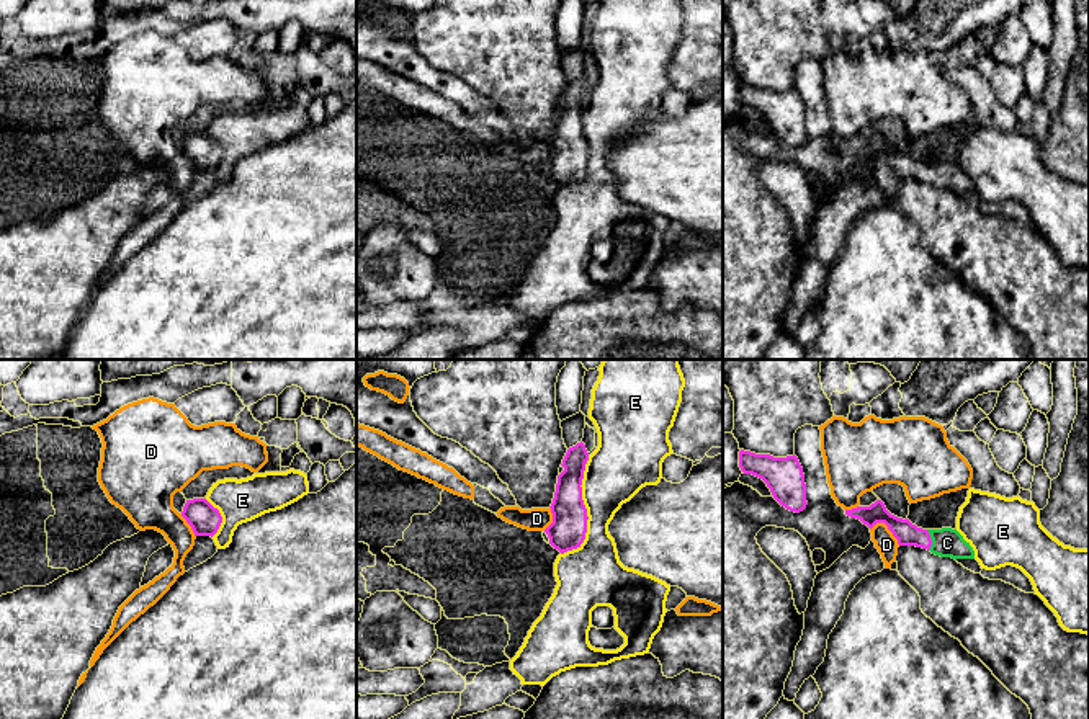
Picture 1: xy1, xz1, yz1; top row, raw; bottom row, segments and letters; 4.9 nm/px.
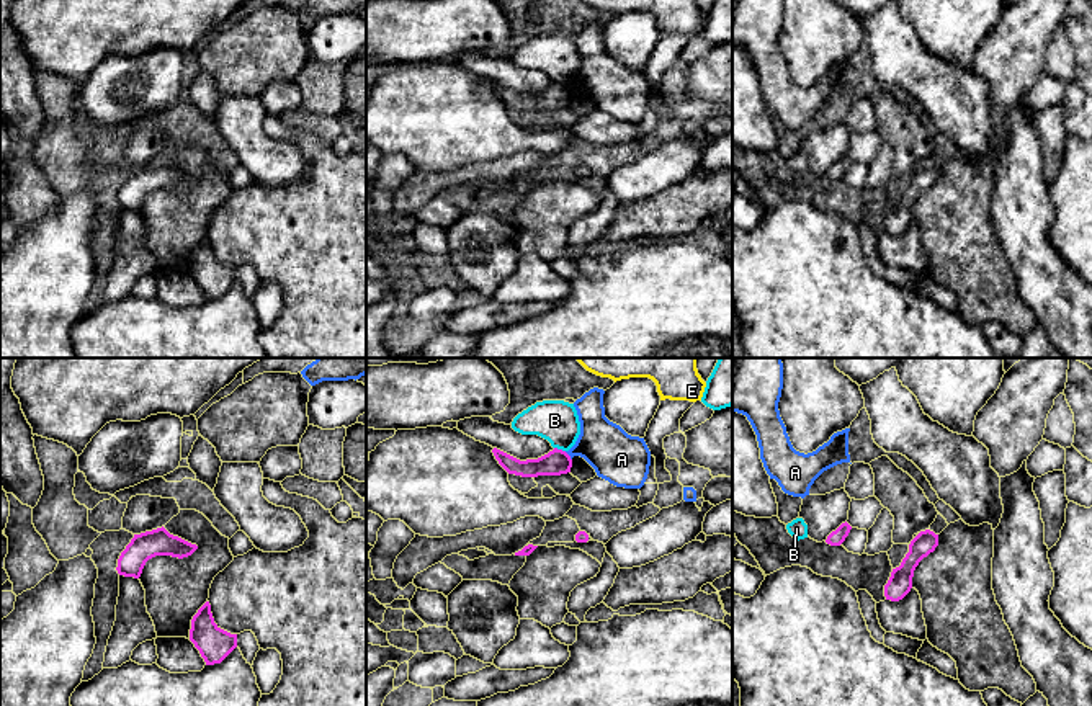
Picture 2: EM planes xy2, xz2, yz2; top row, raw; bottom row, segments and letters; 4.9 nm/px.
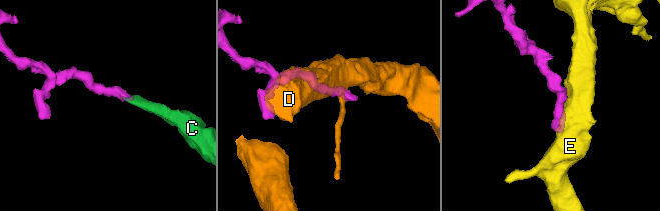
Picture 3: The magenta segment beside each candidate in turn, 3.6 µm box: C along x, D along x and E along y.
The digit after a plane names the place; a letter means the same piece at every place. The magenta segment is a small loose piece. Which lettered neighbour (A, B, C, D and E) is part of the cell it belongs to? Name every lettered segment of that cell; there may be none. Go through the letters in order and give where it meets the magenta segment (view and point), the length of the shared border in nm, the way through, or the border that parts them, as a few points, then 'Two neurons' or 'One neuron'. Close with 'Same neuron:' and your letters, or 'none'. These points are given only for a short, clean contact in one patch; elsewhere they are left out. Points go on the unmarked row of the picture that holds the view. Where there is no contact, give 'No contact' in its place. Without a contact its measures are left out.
A: Touches magenta at xz2 (569, 90). Shared border 60 nm. Boundary: xz2 (564, 85), (571, 93). Two neurons
B: Touches magenta at xz2 (559, 84). Shared border 60 nm. Boundary: xz2 (554, 80), (564, 85). Two neurons
C: Touches magenta at yz1 (931, 174). Shared border 110 nm. Path across: yz1 (906, 167), (931, 174), (947, 177). One neuron
D: Touches magenta at yz1 (888, 162). Shared border 170 nm. Boundary: yz1 (870, 162), (883, 157), (900, 178). Two neurons
E: Touches magenta at xz1 (586, 144). Shared border 500 nm. Two neurons
Same neuron: C

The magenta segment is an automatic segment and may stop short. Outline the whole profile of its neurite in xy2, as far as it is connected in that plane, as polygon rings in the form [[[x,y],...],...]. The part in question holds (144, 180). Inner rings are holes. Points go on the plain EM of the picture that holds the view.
[[[163,160],[134,168],[118,193],[118,208],[139,212],[145,196],[155,190],[188,191],[198,183],[178,170],[170,168]]]

